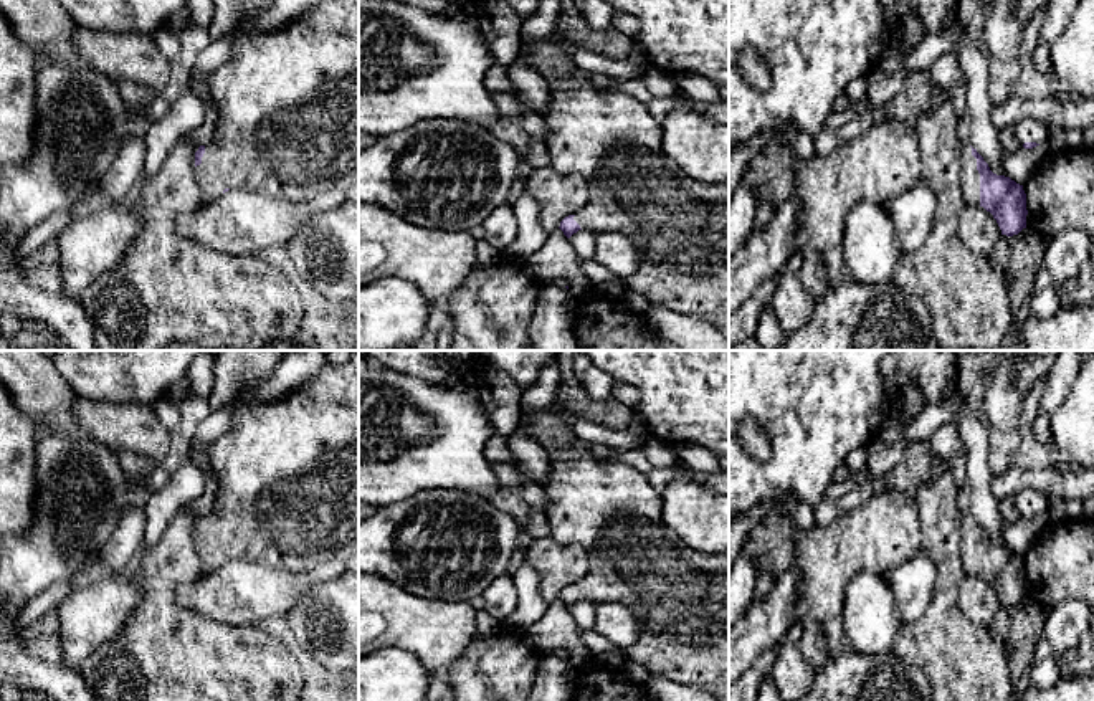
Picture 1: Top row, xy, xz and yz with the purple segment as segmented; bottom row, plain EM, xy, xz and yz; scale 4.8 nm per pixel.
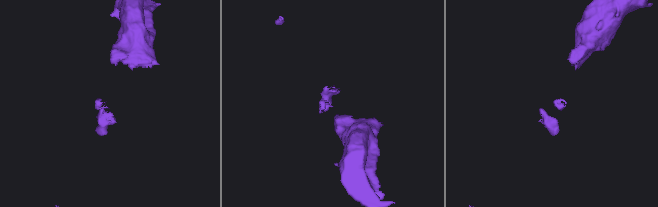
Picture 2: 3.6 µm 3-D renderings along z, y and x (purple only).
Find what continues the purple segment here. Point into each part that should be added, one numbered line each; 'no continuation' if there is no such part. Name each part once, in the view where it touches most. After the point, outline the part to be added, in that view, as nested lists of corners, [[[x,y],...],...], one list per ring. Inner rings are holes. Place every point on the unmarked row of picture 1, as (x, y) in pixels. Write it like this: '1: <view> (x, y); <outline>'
1: yz (970, 549); [[[970,514],[960,517],[962,532],[962,559],[967,575],[980,575],[980,544],[977,541],[977,529],[972,526]]]

